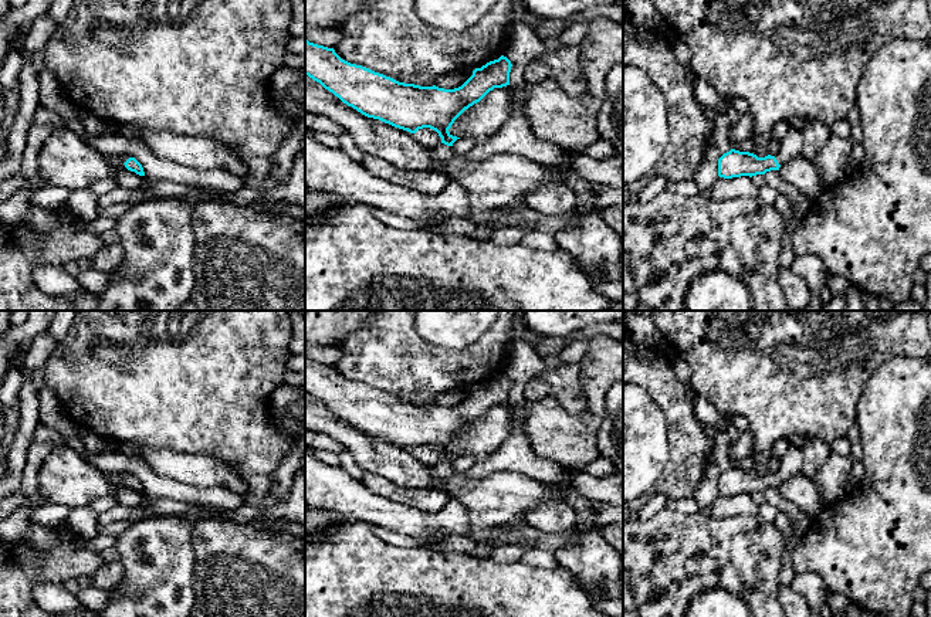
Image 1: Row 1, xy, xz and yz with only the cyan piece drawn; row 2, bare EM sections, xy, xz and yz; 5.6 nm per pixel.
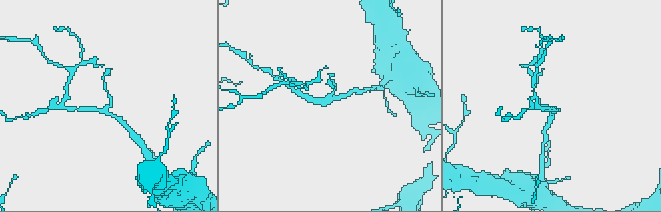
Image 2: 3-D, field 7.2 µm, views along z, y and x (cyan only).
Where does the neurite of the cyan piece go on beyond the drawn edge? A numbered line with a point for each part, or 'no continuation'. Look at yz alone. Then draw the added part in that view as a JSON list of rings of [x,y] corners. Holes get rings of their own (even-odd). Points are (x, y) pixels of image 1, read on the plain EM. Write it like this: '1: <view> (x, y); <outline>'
1: yz (792, 461); [[[790,445],[790,448],[781,457],[781,465],[775,474],[779,482],[783,482],[789,477],[802,472],[803,452],[799,447]]]

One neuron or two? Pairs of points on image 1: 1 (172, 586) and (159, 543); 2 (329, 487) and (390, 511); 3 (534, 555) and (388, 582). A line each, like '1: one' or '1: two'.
1: one
2: one
3: two

